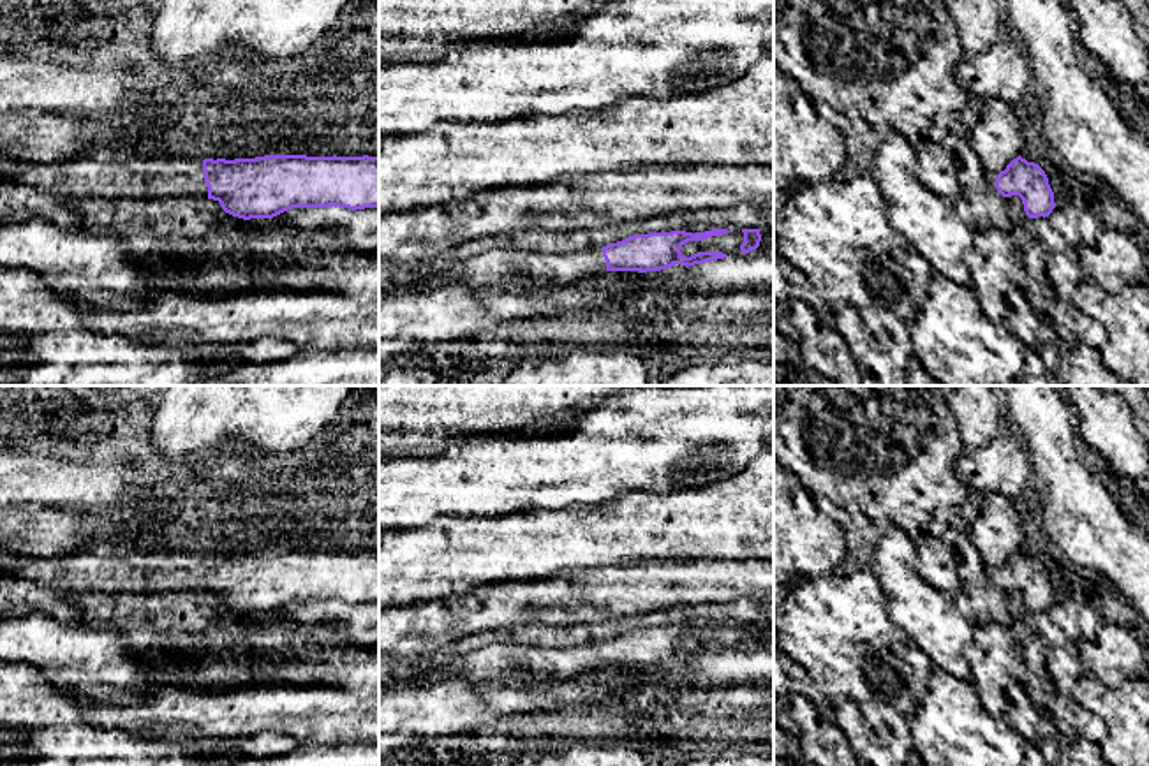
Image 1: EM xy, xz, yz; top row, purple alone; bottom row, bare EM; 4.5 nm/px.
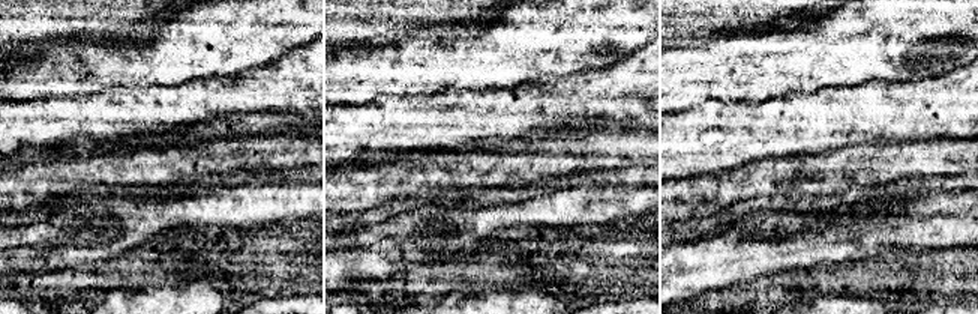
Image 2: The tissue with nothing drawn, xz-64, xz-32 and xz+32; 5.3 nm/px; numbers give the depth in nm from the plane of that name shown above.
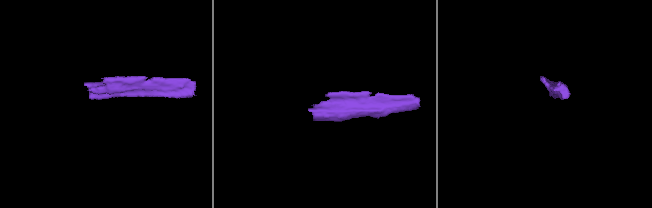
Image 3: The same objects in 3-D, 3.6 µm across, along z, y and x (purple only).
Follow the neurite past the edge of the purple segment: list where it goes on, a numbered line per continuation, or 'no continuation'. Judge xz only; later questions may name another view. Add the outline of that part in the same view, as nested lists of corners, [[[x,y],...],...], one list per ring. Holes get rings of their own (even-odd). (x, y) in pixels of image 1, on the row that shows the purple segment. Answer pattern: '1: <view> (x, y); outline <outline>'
1: xz (503, 270); outline [[[603,247],[566,254],[495,248],[478,259],[455,264],[448,271],[428,276],[418,285],[391,289],[384,294],[432,291],[451,282],[465,282],[479,292],[527,292],[599,273],[606,273]]]

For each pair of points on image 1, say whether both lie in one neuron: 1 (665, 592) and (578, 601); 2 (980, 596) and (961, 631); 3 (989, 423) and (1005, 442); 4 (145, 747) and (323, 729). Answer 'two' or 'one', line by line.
1: one
2: two
3: two
4: two

